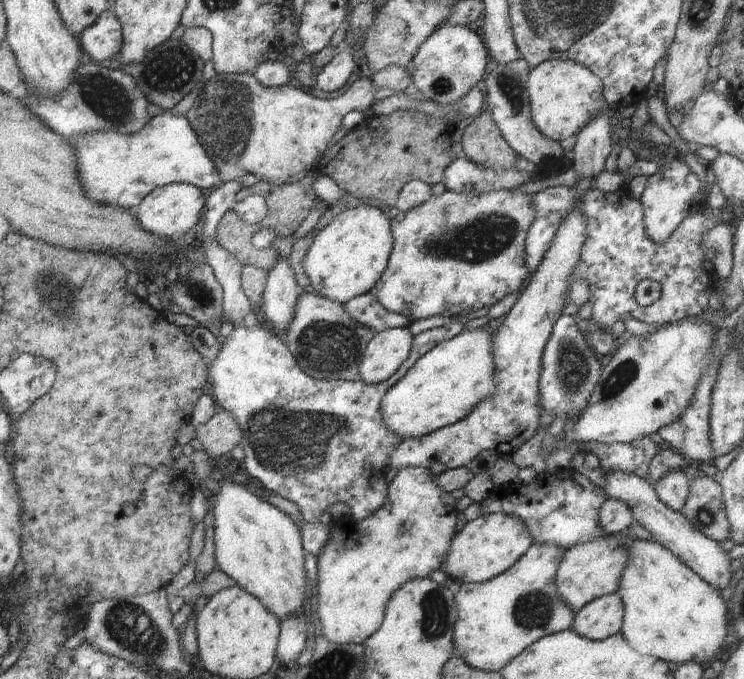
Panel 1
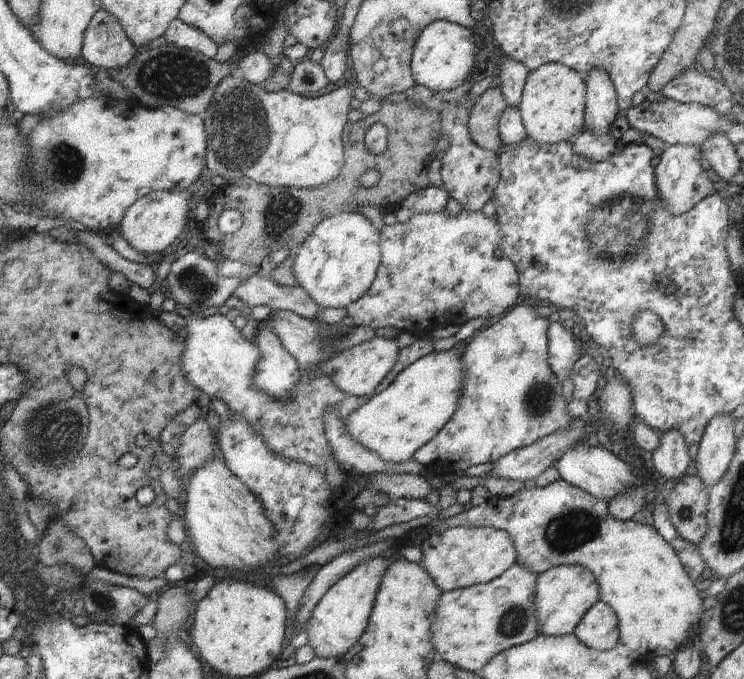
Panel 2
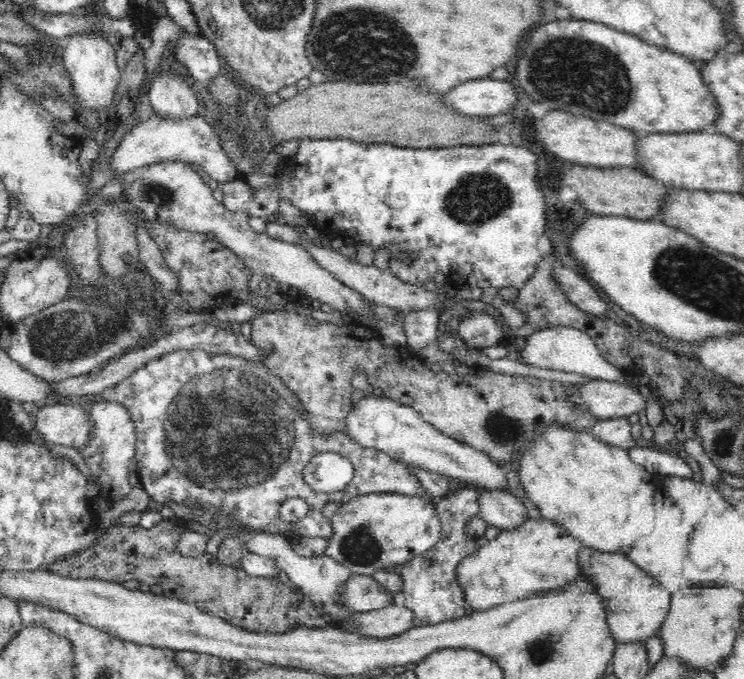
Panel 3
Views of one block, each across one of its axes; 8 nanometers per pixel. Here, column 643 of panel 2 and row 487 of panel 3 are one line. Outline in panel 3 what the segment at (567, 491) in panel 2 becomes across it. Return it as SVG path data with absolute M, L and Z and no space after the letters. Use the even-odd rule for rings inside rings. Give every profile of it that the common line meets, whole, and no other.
M548 425L536 433L519 465L516 481L540 509L542 519L564 526L583 546L626 555L639 536L654 528L653 474L635 464L628 449L606 444L590 430Z

